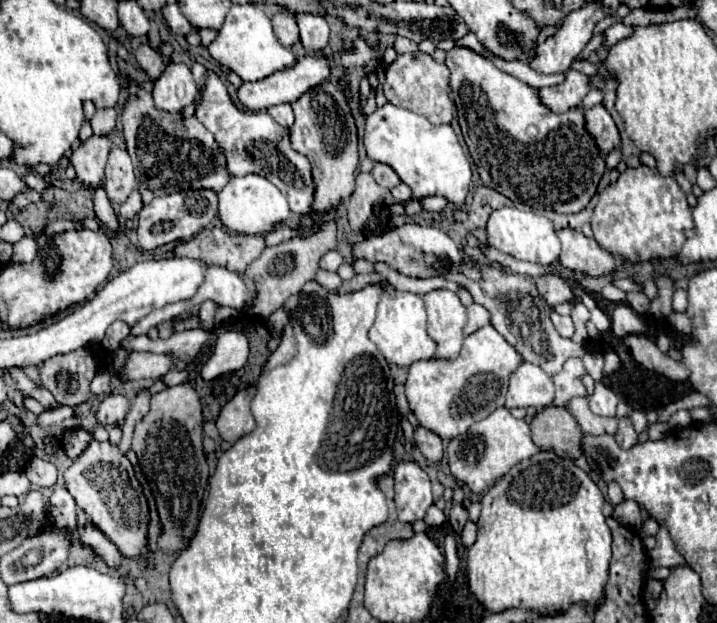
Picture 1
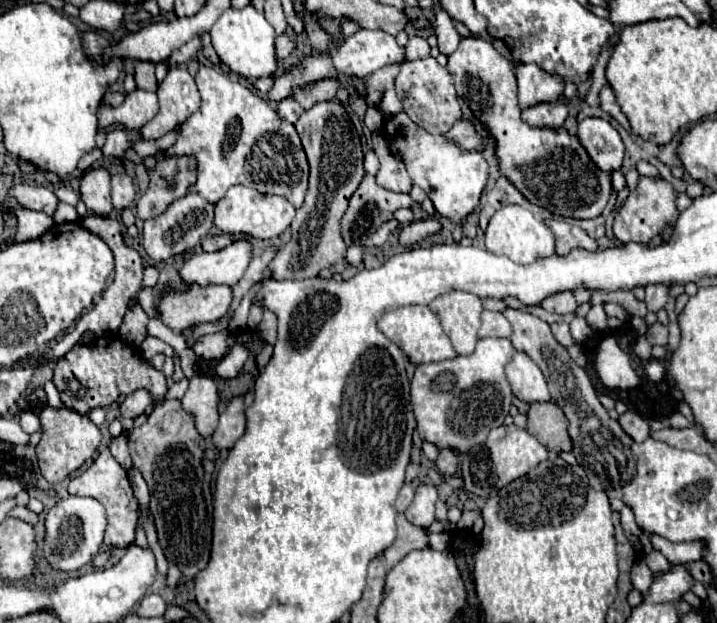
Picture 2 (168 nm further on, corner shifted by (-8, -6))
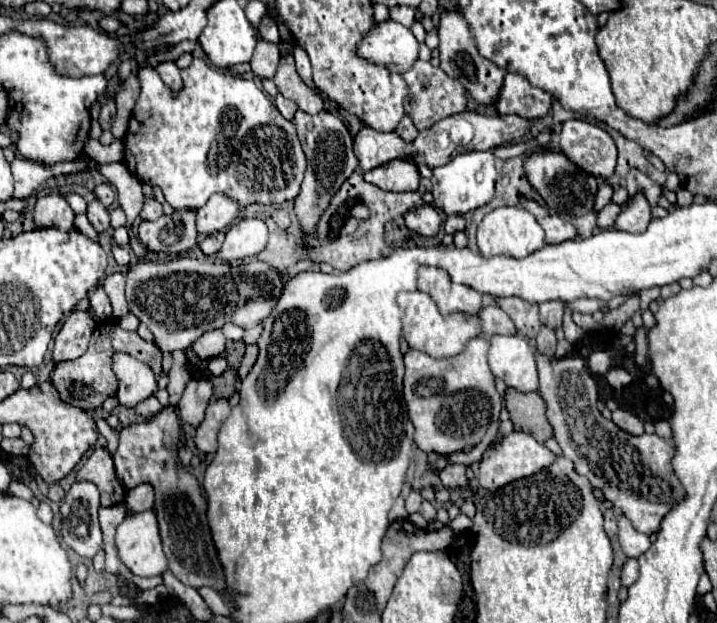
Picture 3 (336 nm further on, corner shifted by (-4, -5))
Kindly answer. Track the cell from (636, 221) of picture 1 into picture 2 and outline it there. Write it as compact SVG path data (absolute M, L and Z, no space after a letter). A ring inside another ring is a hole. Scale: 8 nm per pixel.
M640 176L638 186L630 192L630 196L622 202L614 216L614 236L620 242L650 242L654 236L662 234L666 226L674 226L678 218L678 208L676 208L676 198L678 192L670 182L664 178L646 178Z

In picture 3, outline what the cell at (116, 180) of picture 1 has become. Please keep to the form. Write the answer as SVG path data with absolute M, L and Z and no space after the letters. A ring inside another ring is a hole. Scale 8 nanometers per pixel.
M102 183L102 185L98 185L94 191L94 197L104 205L104 207L108 207L108 205L112 205L112 201L116 199L116 191L108 185L108 183Z

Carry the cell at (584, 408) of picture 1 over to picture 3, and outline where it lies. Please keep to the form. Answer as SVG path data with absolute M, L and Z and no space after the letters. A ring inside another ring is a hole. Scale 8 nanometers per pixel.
M516 335L490 337L488 365L496 377L518 391L538 391L538 373L530 341Z

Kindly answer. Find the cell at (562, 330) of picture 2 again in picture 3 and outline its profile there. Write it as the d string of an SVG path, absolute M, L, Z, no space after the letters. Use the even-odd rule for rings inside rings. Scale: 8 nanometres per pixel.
M542 325L540 333L538 333L538 337L536 337L536 349L538 349L542 355L548 355L548 357L554 355L554 351L556 351L556 335L554 335L552 329L548 329L548 327Z

